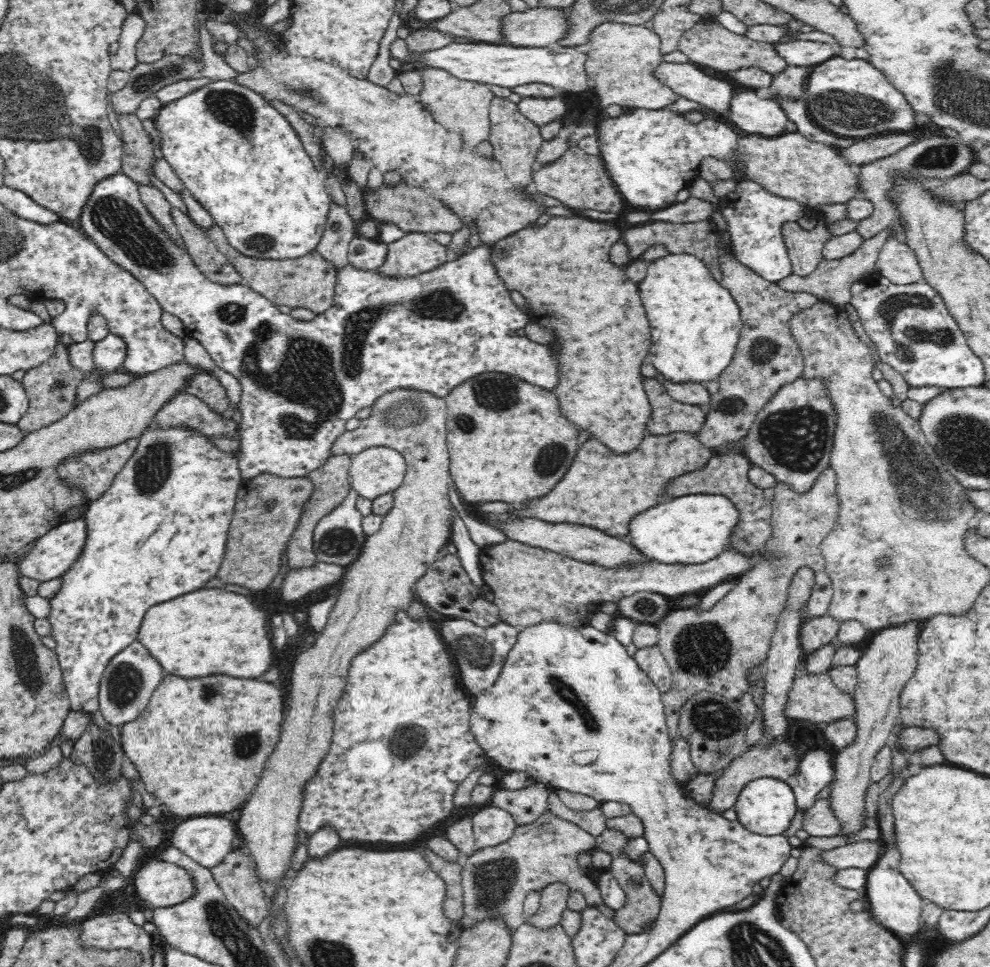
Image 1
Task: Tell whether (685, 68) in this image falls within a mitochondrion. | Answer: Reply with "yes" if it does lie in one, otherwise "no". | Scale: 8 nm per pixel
no

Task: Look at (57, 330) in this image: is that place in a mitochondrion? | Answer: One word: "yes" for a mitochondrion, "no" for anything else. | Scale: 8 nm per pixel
no

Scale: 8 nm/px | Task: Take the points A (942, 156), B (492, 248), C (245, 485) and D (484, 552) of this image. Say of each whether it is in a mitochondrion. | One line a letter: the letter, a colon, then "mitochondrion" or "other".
A: mitochondrion
B: other
C: other
D: other

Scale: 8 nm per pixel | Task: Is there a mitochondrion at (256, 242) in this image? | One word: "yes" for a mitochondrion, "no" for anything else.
yes

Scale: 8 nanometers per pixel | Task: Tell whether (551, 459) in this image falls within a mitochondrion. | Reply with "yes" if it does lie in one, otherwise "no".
yes

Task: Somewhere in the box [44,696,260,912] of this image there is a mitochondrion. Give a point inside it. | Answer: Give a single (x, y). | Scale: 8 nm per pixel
(102, 754)

